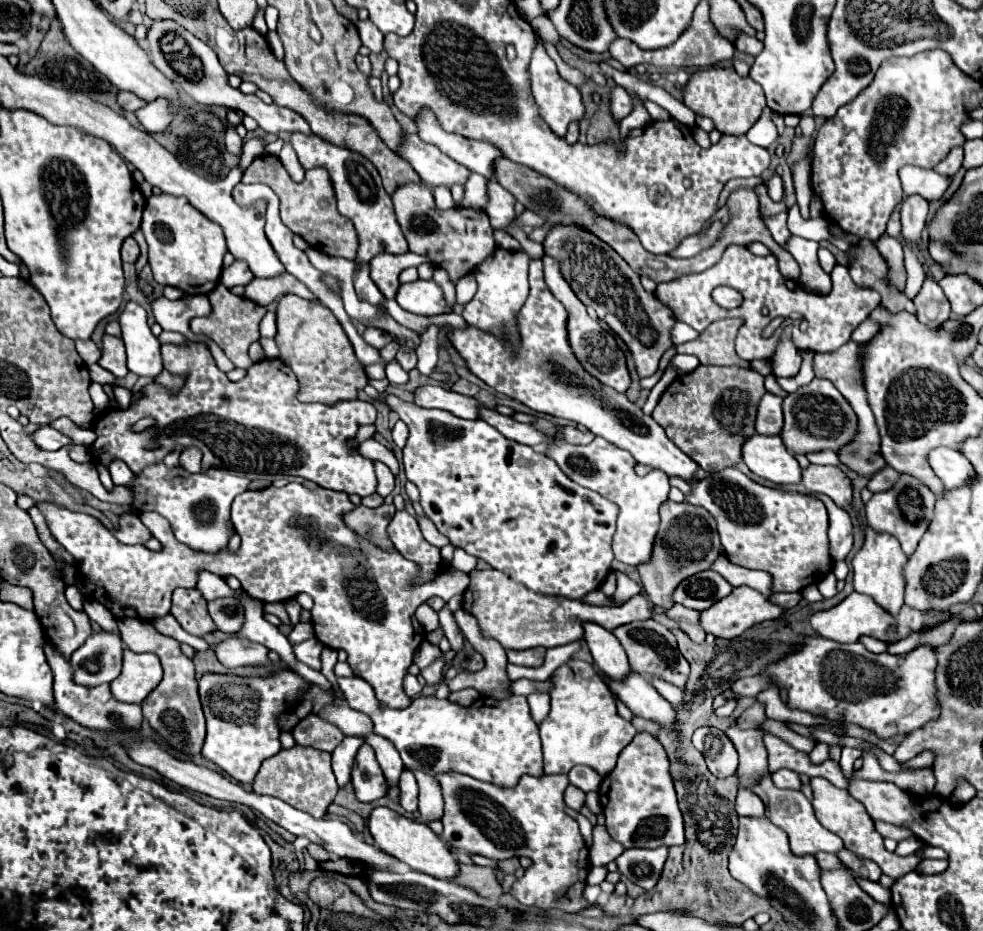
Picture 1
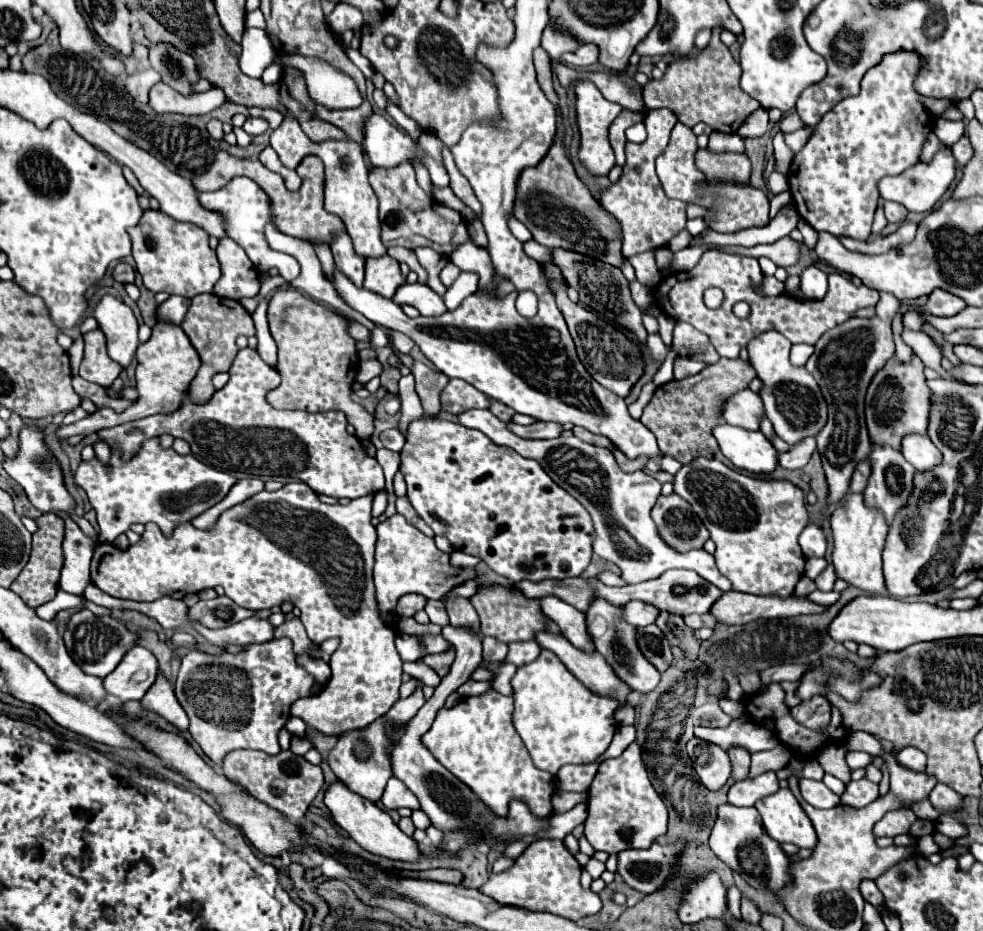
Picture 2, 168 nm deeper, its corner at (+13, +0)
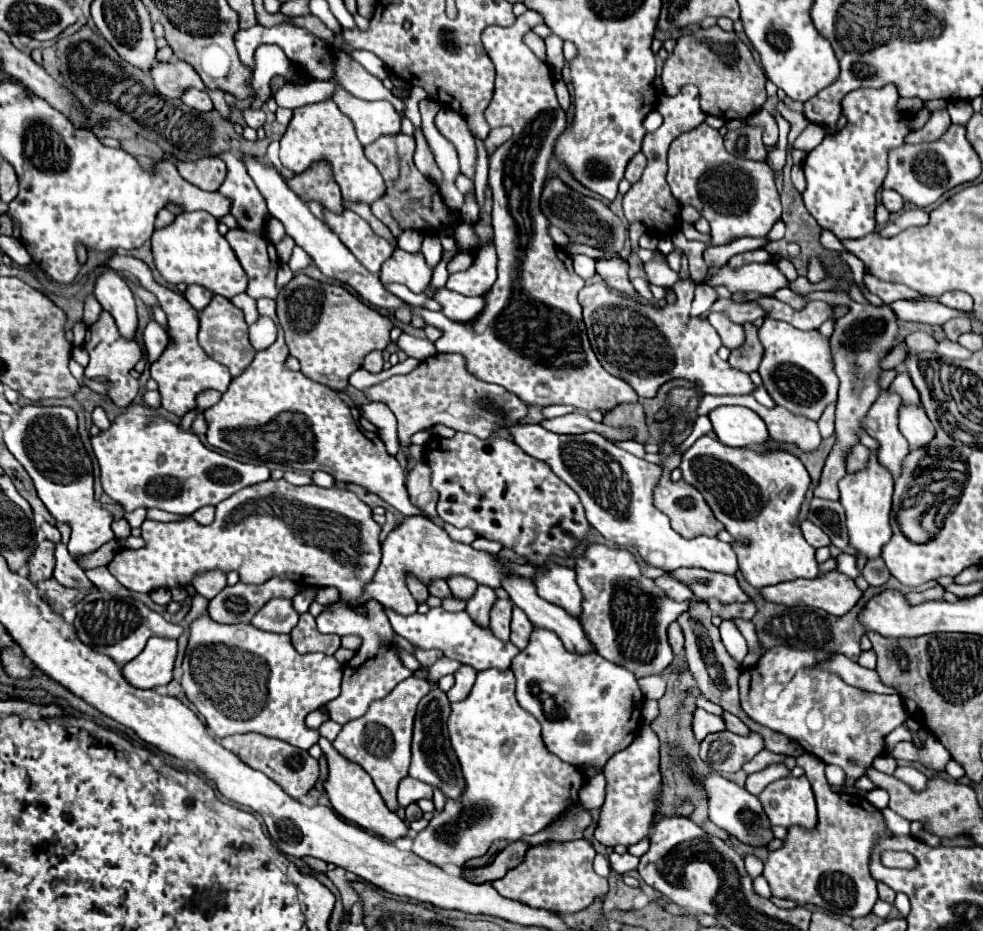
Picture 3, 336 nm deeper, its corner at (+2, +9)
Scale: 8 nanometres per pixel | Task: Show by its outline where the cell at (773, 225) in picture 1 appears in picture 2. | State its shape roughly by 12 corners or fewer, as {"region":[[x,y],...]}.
{"region":[[675,124],[657,176],[669,198],[711,212],[709,228],[769,224],[769,200],[751,184],[711,182],[697,136]]}

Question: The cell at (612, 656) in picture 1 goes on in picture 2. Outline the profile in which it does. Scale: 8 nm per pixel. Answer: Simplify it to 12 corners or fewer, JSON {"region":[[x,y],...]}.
{"region":[[557,596],[539,600],[541,612],[573,646],[595,650],[581,610]]}

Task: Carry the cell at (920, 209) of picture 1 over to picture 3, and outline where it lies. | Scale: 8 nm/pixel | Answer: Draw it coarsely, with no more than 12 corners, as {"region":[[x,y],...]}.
{"region":[[882,189],[882,203],[890,213],[902,211],[904,199]]}

